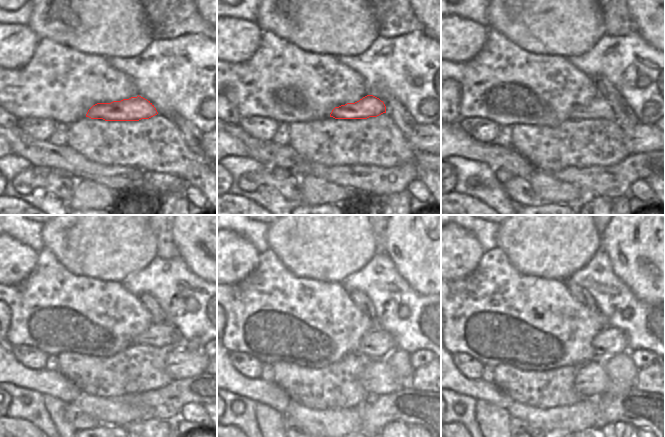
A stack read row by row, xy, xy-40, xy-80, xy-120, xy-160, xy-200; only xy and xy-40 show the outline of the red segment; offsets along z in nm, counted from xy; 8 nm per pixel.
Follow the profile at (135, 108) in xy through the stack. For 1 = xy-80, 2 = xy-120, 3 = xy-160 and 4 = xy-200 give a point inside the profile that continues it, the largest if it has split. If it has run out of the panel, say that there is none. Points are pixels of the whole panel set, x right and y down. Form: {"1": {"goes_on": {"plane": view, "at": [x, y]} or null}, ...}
{"1": {"goes_on": {"plane": "xy-80", "at": [598, 108]}}, "2": {"goes_on": {"plane": "xy-120", "at": [163, 335]}}, "3": {"goes_on": {"plane": "xy-160", "at": [377, 344]}}, "4": {"goes_on": {"plane": "xy-200", "at": [611, 341]}}}

